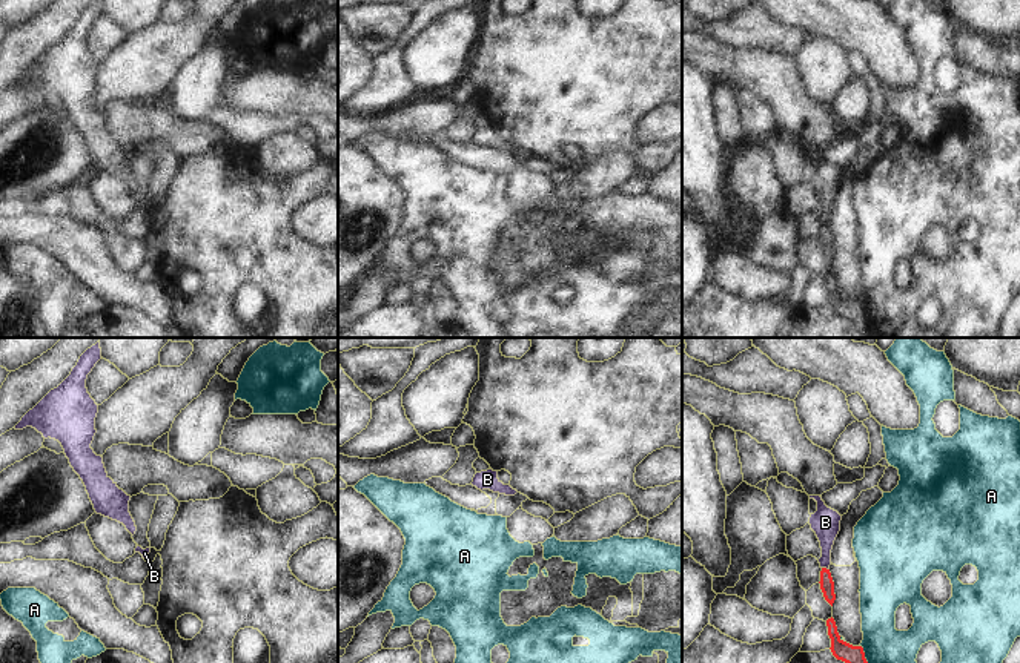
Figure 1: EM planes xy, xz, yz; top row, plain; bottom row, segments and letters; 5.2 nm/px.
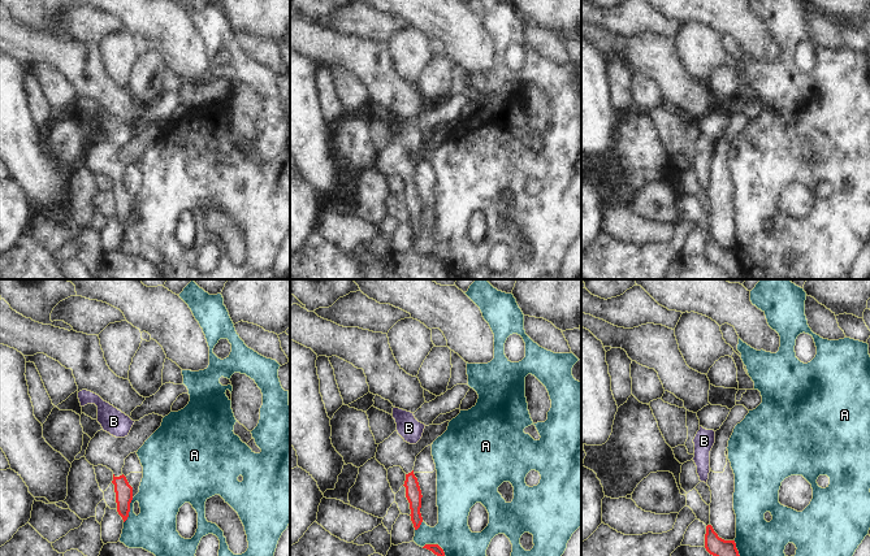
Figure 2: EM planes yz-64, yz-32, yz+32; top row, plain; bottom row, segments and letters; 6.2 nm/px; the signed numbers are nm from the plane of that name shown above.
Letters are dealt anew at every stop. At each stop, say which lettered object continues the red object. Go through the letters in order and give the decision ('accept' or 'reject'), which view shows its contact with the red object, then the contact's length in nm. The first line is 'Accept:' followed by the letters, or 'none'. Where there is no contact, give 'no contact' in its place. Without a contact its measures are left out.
Accept: none
A: reject; meets red in yz; contact 110 nm long
B: reject; meets red in yz; contact 40 nm long

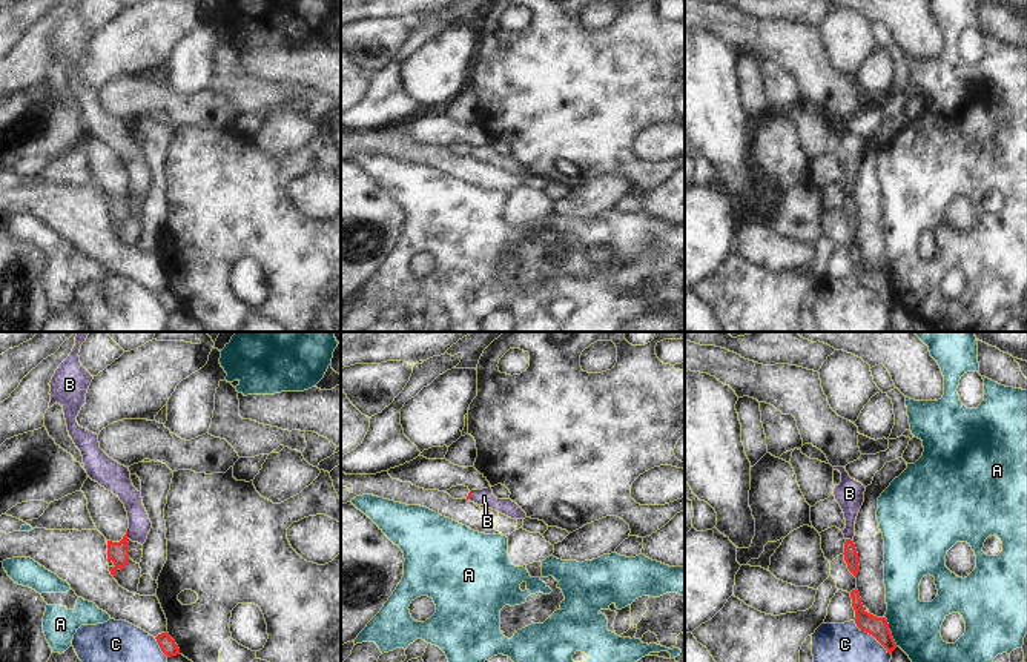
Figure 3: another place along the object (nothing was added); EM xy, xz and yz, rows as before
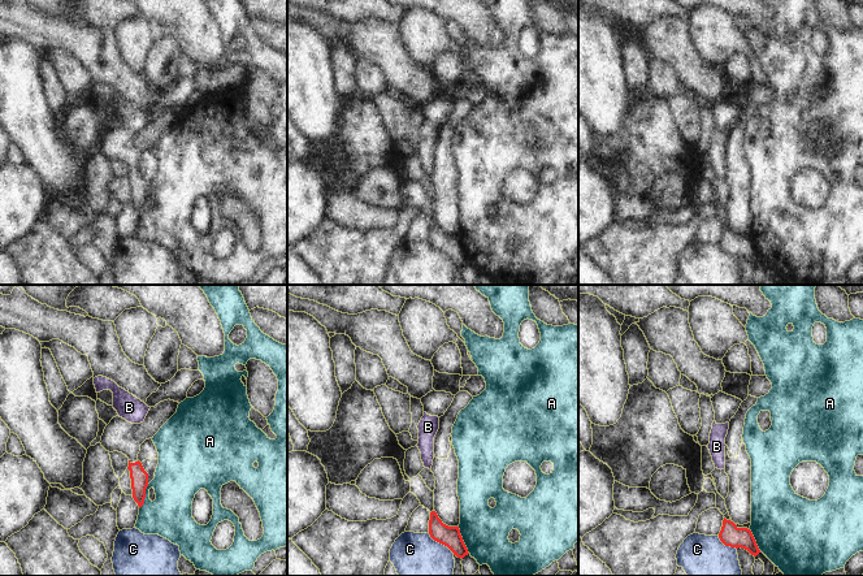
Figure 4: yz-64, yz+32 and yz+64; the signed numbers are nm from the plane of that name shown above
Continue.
Accept: none
A: reject; meets red in yz; contact 180 nm long
B: reject; meets red in xy; contact 40 nm long
C: reject; meets red in yz; contact 280 nm long

